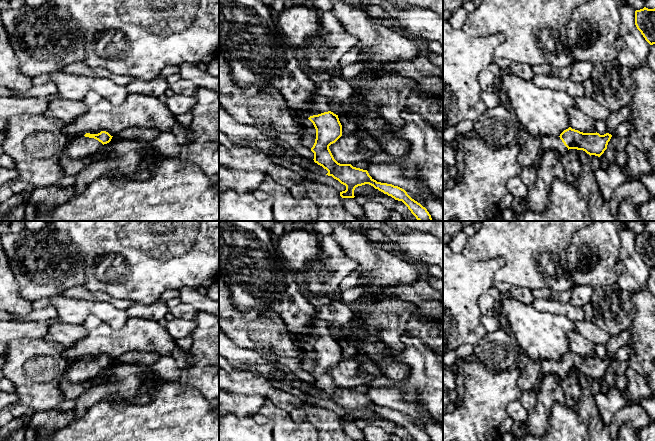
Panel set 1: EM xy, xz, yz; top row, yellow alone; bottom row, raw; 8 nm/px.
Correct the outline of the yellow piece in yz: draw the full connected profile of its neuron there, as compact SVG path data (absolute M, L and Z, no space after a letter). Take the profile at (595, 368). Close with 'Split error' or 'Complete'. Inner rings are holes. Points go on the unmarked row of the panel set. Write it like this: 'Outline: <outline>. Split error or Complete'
Outline: M569 351L558 361L543 360L540 366L540 373L543 376L548 374L556 376L559 380L564 379L569 373L583 374L587 378L600 381L607 373L608 366L612 359L606 357L583 357Z. Split error

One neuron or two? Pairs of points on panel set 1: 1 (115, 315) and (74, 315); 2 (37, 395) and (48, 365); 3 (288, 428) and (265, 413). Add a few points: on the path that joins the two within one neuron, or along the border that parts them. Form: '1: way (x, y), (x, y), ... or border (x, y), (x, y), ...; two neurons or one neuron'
1: way (105, 311), (84, 310); one neuron
2: way (37, 388), (37, 376), (41, 372); one neuron
3: way (282, 422), (271, 413); one neuron

